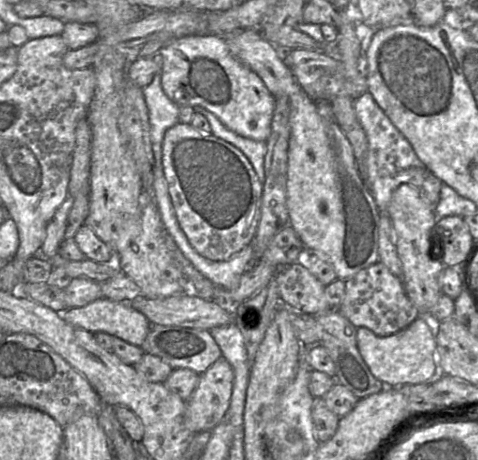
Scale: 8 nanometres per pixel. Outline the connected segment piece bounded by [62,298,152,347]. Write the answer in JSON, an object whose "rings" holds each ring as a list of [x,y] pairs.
{"rings":[[[100,298],[86,306],[62,312],[67,323],[91,333],[106,332],[135,346],[142,346],[152,324],[130,302]]]}

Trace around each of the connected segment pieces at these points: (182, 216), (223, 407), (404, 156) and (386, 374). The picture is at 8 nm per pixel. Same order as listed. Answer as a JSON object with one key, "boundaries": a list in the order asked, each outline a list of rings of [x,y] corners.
{"boundaries":[[[[177,123],[164,135],[162,163],[178,222],[200,255],[215,261],[226,260],[251,244],[261,217],[263,185],[242,151],[212,133]]],[[[222,356],[200,375],[193,394],[186,401],[186,428],[197,434],[212,431],[221,423],[230,407],[233,385],[233,368]]],[[[369,92],[363,93],[354,101],[357,119],[367,137],[365,159],[368,189],[380,212],[386,212],[394,190],[402,183],[415,186],[422,199],[435,209],[440,198],[442,181],[436,177],[418,158],[409,141],[393,125],[388,116],[375,102]]],[[[418,317],[405,329],[385,337],[365,327],[356,331],[359,352],[375,378],[386,387],[431,383],[436,370],[437,326],[432,330],[424,317]]]]}

